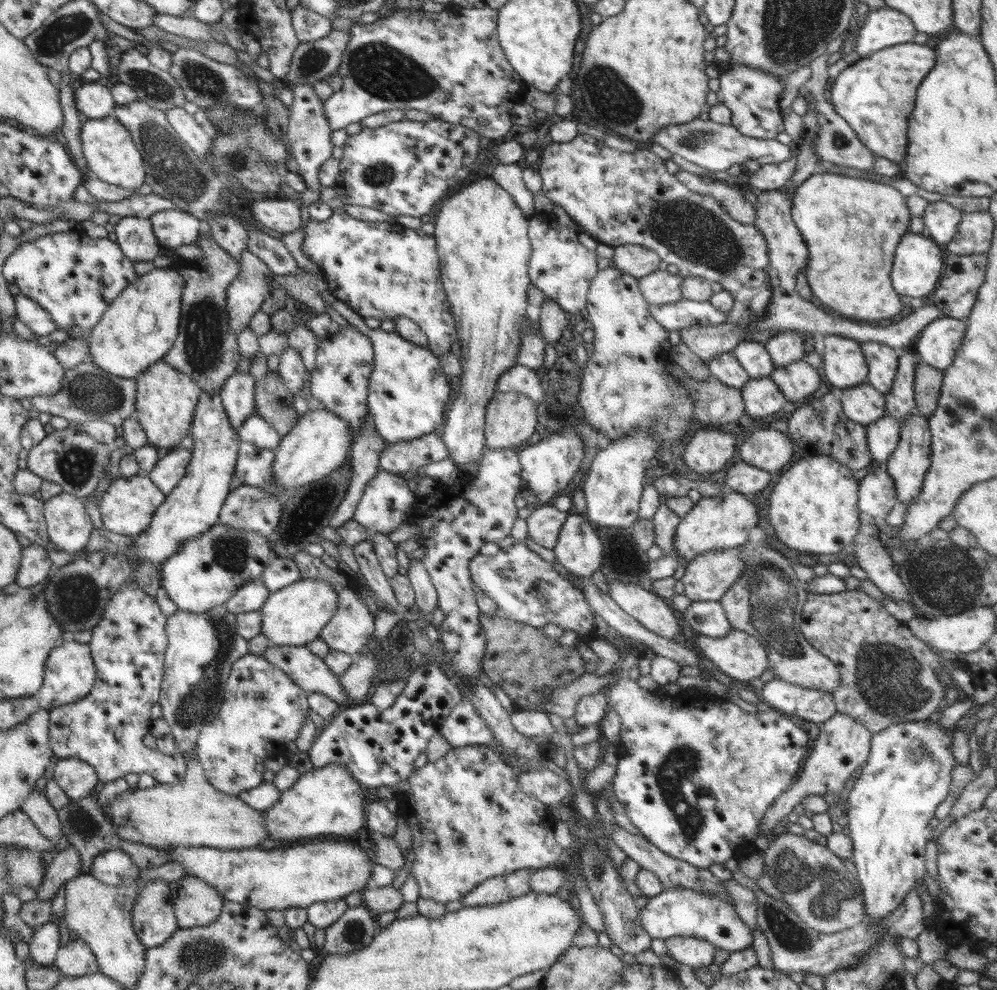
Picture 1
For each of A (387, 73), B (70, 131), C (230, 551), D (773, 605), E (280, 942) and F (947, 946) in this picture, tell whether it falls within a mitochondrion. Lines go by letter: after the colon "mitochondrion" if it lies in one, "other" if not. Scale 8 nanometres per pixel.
A: mitochondrion
B: other
C: mitochondrion
D: mitochondrion
E: other
F: other

